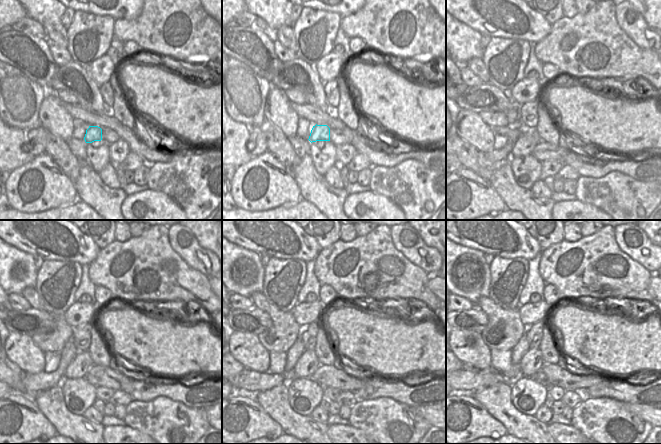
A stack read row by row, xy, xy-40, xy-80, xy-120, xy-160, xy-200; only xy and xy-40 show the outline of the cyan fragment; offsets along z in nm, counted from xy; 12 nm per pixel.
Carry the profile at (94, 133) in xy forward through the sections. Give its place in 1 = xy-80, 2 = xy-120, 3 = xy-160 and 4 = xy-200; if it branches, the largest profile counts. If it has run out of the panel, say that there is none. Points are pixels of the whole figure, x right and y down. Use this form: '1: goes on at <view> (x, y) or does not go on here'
1: goes on at xy-80 (529, 138)
2: goes on at xy-120 (79, 366)
3: goes on at xy-160 (308, 363)
4: goes on at xy-200 (532, 362)

